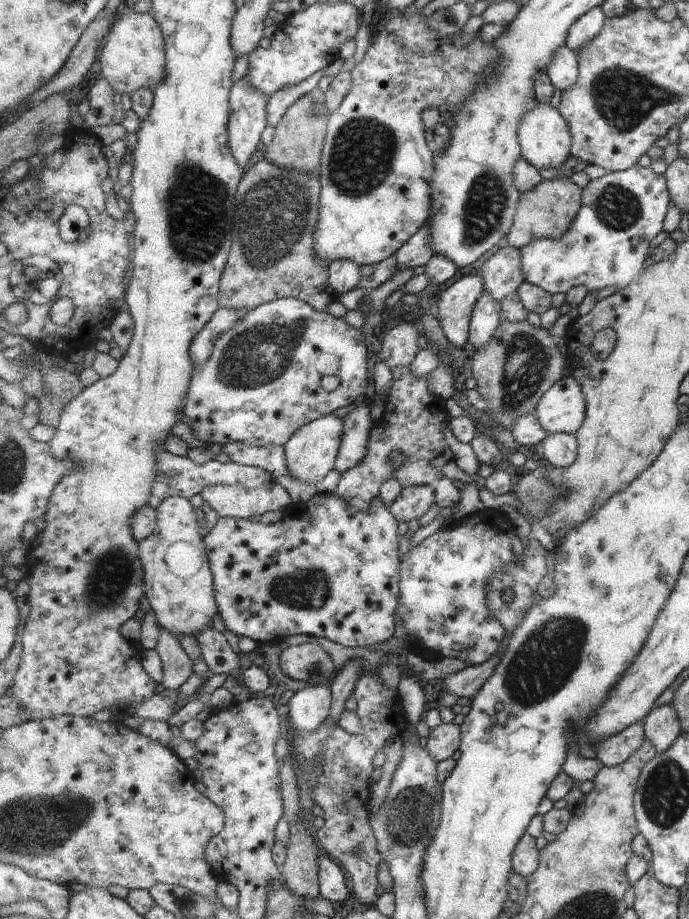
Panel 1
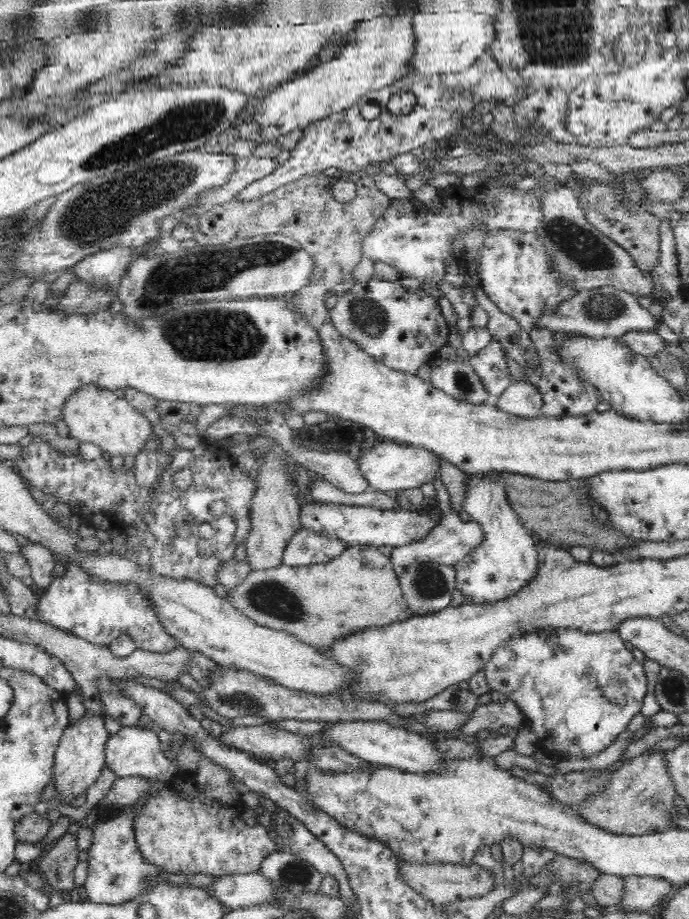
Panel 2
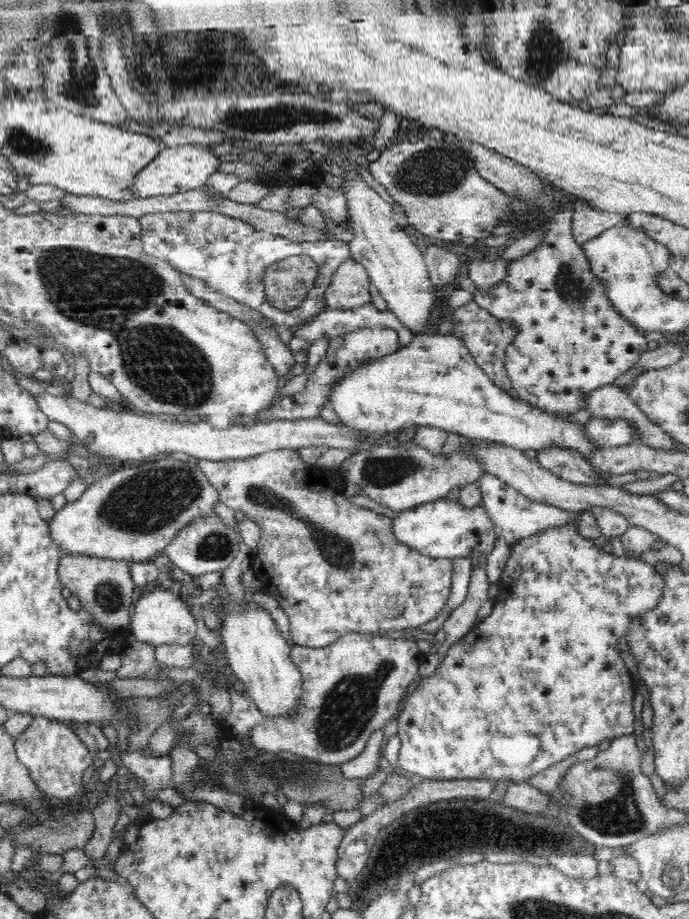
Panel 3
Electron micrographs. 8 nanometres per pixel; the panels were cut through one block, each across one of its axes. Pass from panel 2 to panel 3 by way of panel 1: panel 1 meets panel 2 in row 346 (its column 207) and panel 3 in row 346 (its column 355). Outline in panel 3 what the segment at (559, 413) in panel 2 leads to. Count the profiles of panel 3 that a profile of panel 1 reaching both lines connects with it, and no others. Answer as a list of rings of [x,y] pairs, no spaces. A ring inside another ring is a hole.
[[[562,202],[561,209],[546,222],[549,231],[544,237],[544,240],[527,255],[524,255],[518,260],[512,261],[509,266],[508,274],[492,288],[488,290],[476,289],[473,292],[473,300],[476,301],[482,308],[485,308],[493,317],[498,320],[506,320],[506,323],[516,326],[518,334],[512,339],[512,342],[508,344],[505,350],[505,369],[510,377],[512,387],[518,393],[520,400],[530,403],[532,406],[539,408],[540,410],[546,410],[548,412],[568,412],[568,414],[576,414],[578,410],[586,410],[587,395],[593,390],[598,390],[608,385],[611,385],[620,374],[624,374],[626,370],[634,368],[639,358],[645,352],[648,352],[646,344],[645,334],[646,332],[638,329],[638,326],[634,326],[627,318],[624,318],[617,308],[614,308],[612,302],[606,294],[605,288],[602,286],[600,279],[592,272],[590,266],[590,260],[588,260],[587,254],[584,252],[583,245],[576,242],[573,237],[572,230],[573,221],[573,204]]]

